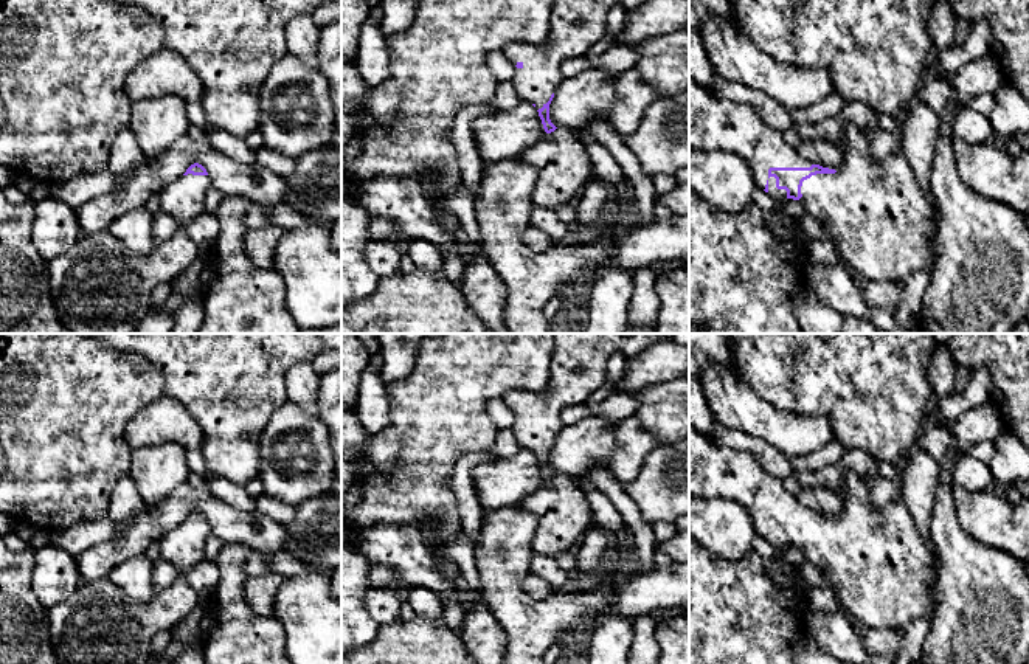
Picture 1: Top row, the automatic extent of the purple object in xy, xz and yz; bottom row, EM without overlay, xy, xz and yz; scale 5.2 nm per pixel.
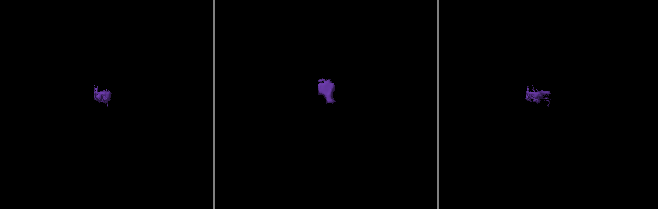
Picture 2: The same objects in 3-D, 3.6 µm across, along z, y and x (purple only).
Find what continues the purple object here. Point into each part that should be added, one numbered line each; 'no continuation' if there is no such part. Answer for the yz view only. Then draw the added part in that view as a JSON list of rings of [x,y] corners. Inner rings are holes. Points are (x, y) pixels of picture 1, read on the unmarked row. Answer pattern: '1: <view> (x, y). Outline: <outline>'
1: yz (716, 472). Outline: [[[689,425],[689,496],[706,501],[733,501],[750,515],[756,534],[768,537],[776,548],[787,546],[785,537],[776,535],[770,515],[810,515],[792,495],[784,481],[768,473],[757,458],[706,439]]]
2: yz (876, 560). Outline: [[[841,475],[840,493],[844,510],[835,521],[816,521],[802,529],[798,548],[804,559],[819,569],[857,628],[903,630],[919,617],[933,617],[936,610],[934,577],[937,563],[931,559],[911,512],[900,500],[885,509],[874,509],[863,476]]]

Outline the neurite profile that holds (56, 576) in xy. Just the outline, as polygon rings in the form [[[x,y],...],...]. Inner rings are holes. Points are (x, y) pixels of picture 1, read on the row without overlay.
[[[51,543],[34,549],[33,590],[47,610],[64,602],[82,582],[76,557]]]

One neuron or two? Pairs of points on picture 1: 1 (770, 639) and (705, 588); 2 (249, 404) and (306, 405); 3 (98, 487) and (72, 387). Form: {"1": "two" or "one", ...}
{"1": "one", "2": "two", "3": "one"}

